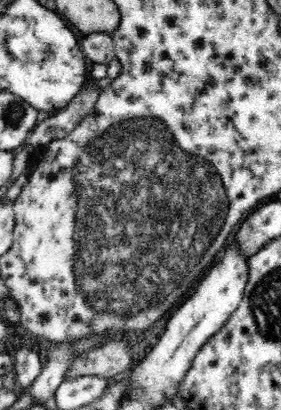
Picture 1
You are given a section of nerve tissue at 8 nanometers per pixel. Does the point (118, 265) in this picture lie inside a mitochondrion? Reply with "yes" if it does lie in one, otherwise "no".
yes

